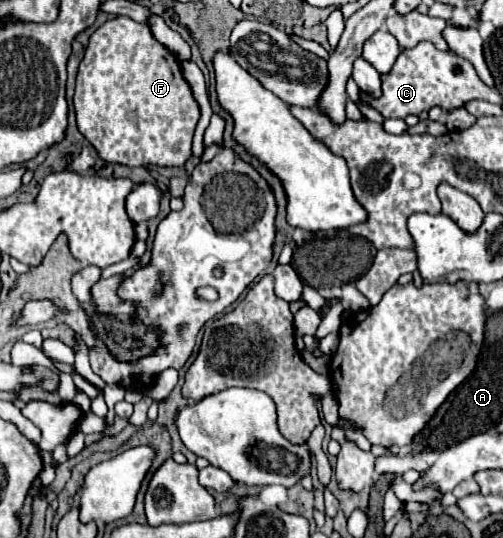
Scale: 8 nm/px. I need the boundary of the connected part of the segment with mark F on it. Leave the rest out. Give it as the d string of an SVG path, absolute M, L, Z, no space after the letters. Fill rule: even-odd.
M117 16L91 34L79 64L73 104L79 132L105 162L183 166L191 158L199 106L181 74L179 60L153 38L147 24Z

